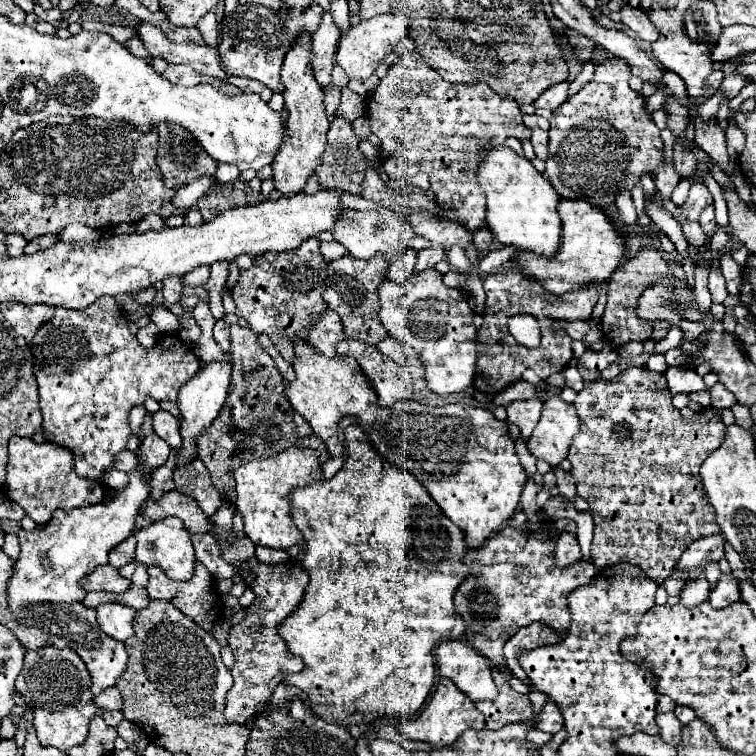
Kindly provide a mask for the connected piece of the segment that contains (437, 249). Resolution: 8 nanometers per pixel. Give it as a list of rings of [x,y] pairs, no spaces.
[[[433,246],[427,250],[417,252],[417,264],[415,264],[415,272],[423,272],[427,268],[433,268],[439,260],[445,258],[445,250],[441,246]]]

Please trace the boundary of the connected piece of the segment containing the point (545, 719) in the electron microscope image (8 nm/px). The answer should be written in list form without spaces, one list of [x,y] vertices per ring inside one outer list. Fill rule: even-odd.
[[[547,702],[543,706],[543,712],[539,716],[539,722],[537,722],[537,728],[539,730],[545,730],[549,734],[557,734],[561,728],[563,728],[563,716],[559,712],[559,706],[555,702]]]

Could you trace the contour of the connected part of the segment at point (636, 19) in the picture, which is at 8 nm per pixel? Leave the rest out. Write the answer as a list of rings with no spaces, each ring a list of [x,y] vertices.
[[[625,4],[619,14],[621,14],[621,22],[623,22],[631,32],[635,32],[637,38],[641,38],[641,40],[645,40],[645,42],[657,40],[657,30],[653,30],[651,20],[647,18],[645,12],[641,12],[639,8],[631,8],[629,4]]]

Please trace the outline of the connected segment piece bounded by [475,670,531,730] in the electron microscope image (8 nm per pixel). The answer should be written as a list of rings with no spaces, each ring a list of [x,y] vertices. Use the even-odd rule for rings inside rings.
[[[495,670],[493,680],[499,688],[499,696],[489,702],[477,702],[475,706],[483,712],[489,730],[499,730],[507,724],[529,720],[531,718],[531,702],[525,694],[515,692],[507,682],[511,678],[509,670]]]

